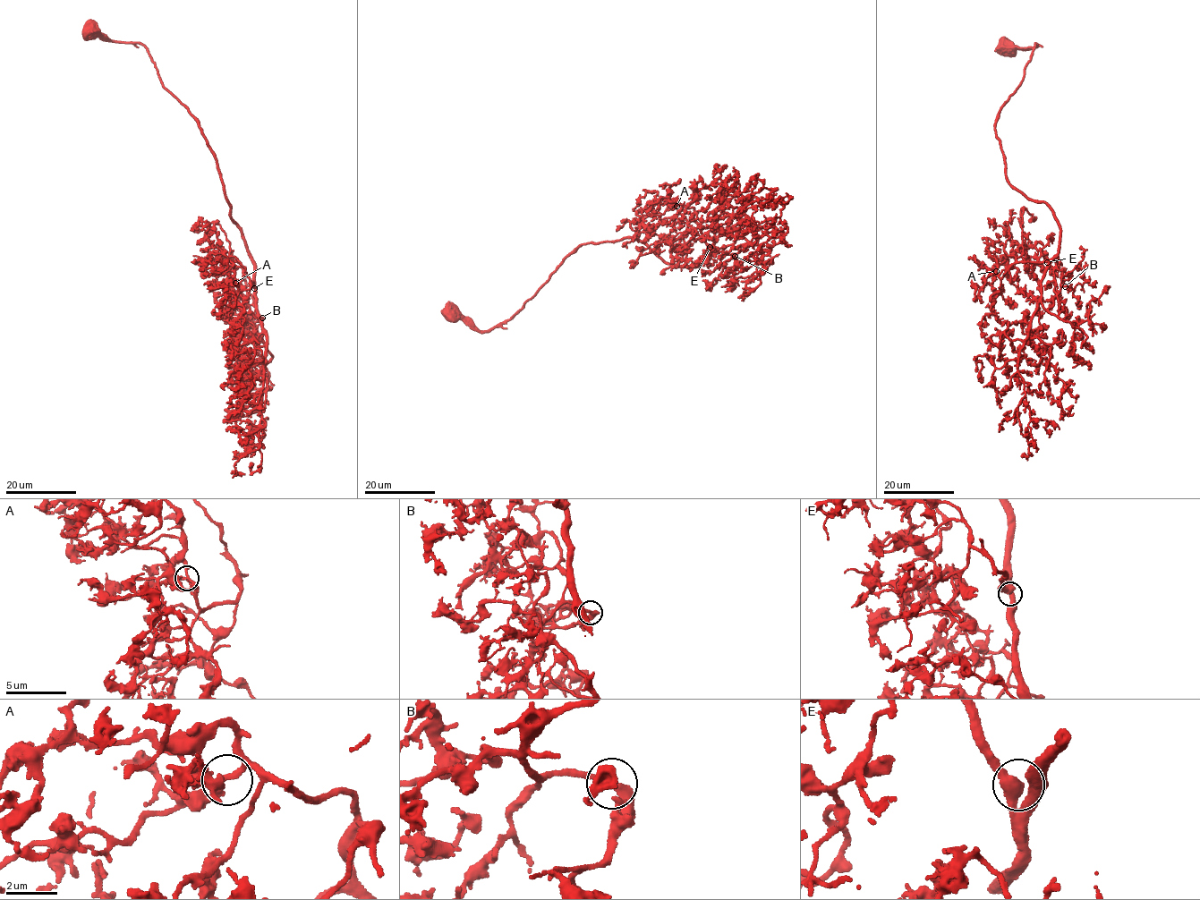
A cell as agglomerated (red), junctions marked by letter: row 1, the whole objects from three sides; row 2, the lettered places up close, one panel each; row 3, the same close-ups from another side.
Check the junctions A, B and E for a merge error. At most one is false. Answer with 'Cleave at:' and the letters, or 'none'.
Cleave at: none

